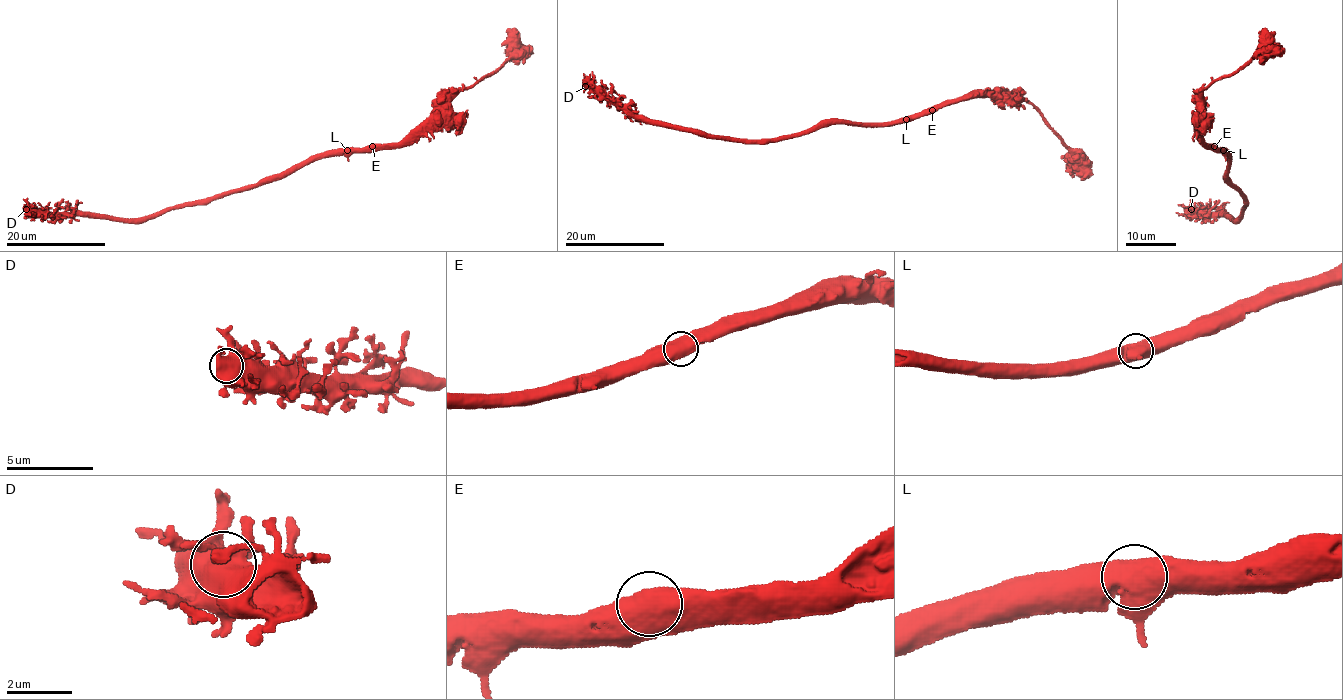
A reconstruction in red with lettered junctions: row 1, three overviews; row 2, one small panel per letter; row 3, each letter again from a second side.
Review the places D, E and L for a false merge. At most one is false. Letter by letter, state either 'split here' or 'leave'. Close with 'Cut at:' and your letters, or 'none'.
D: leave
E: leave
L: leave
Cut at: none

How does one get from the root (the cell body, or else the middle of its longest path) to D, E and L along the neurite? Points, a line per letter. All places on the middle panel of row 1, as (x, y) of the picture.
D: (998, 95), (963, 96), (887, 122), (824, 122), (785, 137), (722, 140), (700, 131), (645, 122), (585, 86)
E: (998, 95), (963, 96), (957, 101), (938, 104), (932, 110)
L: (998, 95), (963, 96), (957, 101), (937, 104), (906, 119)

